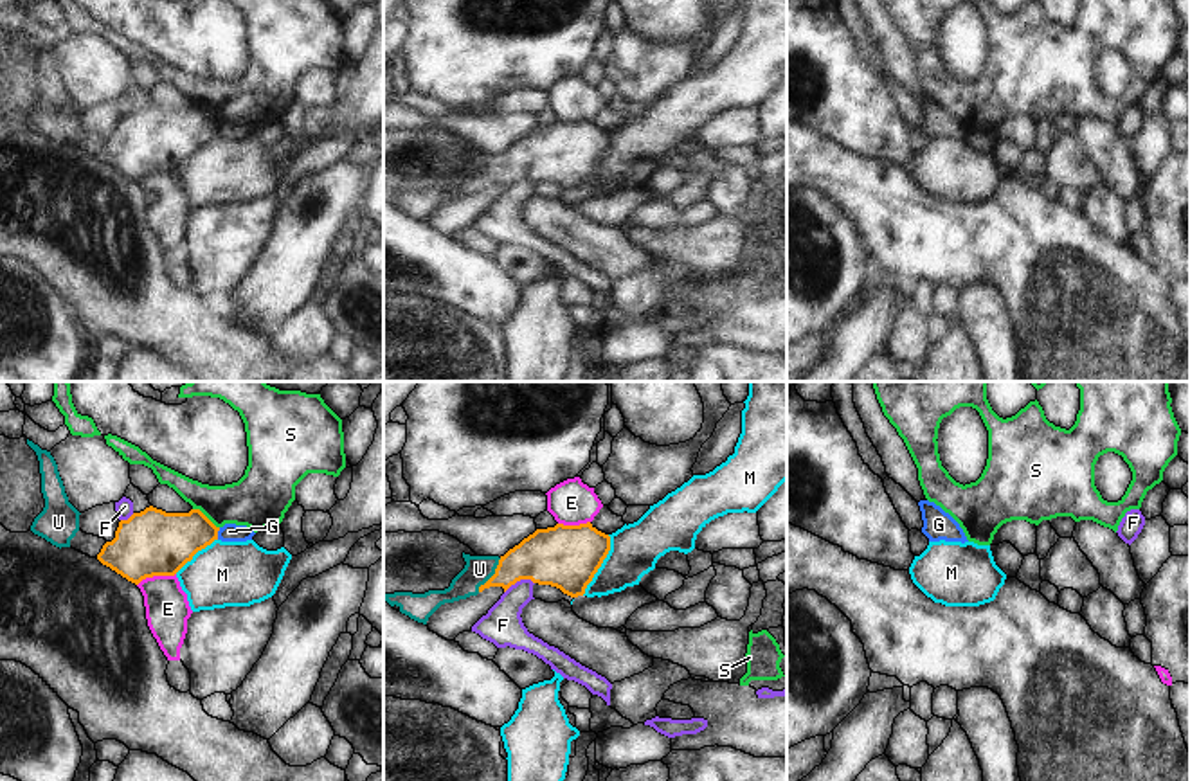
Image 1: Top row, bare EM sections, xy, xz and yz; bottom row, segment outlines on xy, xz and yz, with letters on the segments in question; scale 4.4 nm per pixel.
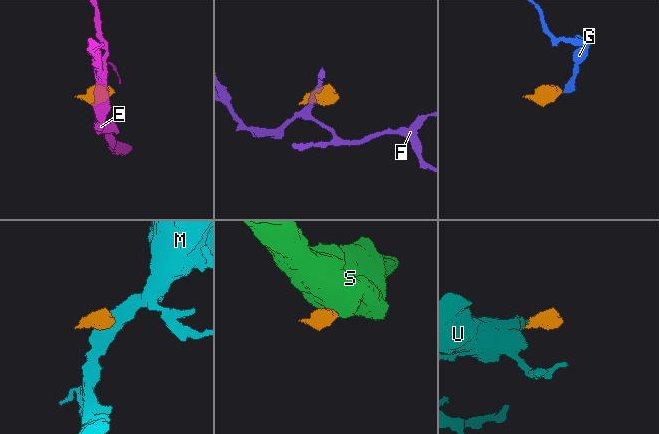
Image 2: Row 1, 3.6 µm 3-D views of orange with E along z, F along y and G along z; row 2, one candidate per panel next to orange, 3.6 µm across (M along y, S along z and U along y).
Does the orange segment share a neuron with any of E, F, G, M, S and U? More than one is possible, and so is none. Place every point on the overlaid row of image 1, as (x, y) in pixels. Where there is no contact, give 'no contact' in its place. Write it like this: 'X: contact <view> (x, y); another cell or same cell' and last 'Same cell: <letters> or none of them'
E: contact xy (155, 574); another cell
F: contact xz (519, 580); another cell
G: contact xy (216, 533); another cell
M: contact xz (600, 565); another cell
S: contact xy (204, 515); another cell
U: contact xz (494, 574); same cell
Same cell: U

